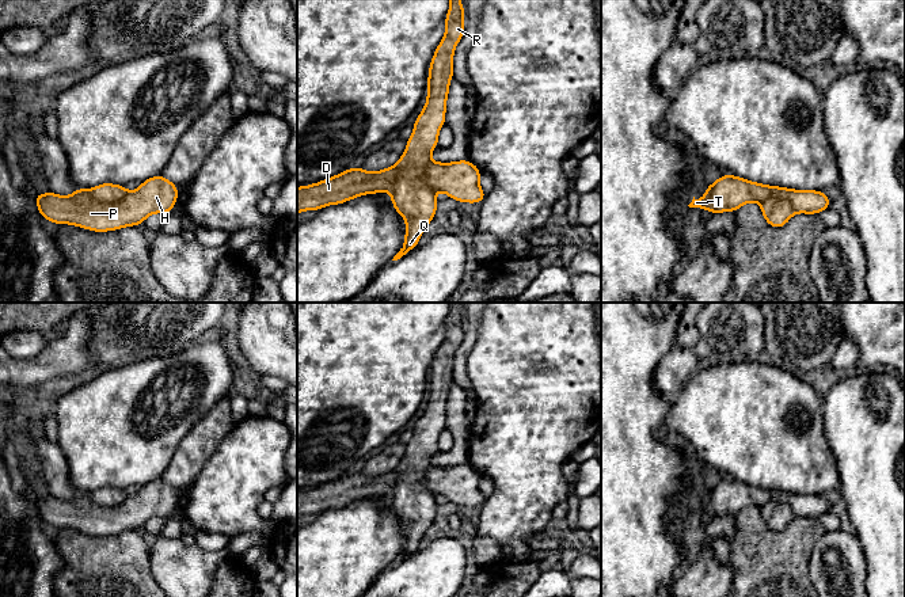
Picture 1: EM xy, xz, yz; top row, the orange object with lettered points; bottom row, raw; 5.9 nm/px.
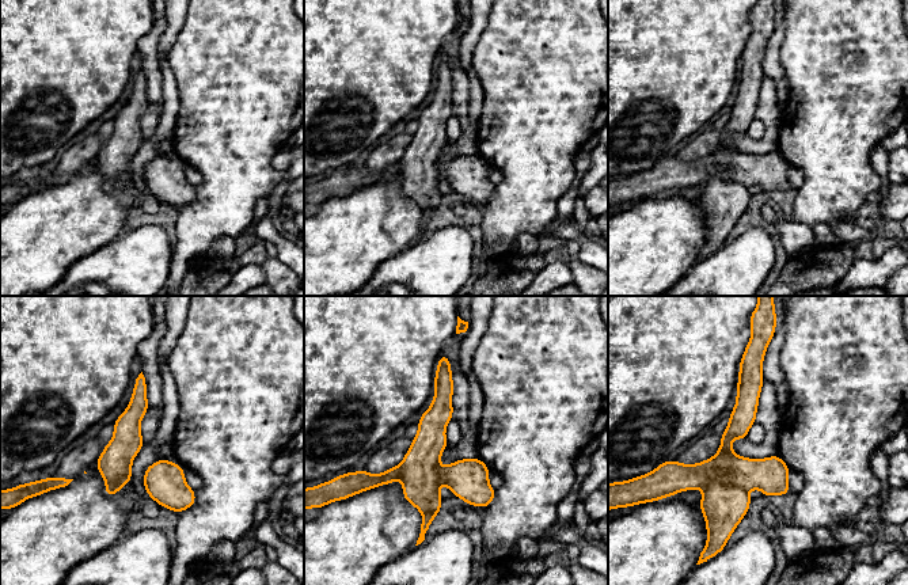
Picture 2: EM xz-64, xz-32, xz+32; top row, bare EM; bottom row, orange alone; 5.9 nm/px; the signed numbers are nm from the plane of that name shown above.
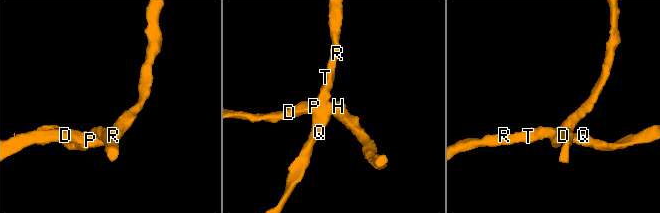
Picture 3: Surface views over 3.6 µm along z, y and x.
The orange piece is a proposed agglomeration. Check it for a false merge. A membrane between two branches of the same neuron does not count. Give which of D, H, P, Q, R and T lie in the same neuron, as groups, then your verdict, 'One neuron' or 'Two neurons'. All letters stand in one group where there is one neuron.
Groups: D H P / Q R T. Two neurons

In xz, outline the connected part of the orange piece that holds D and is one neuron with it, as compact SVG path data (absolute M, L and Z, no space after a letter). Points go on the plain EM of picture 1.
M396 469L377 476L366 476L360 471L347 472L322 486L297 491L297 518L304 514L319 514L327 509L339 509L364 498L391 495L398 480Z

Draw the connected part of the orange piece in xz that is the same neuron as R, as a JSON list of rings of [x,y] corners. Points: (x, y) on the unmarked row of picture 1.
[[[449,303],[445,339],[429,370],[427,404],[414,426],[414,434],[396,471],[399,480],[391,494],[392,510],[407,525],[406,544],[392,564],[400,563],[418,550],[426,531],[437,516],[437,502],[426,488],[425,471],[431,455],[438,450],[438,436],[445,429],[449,385],[453,383],[453,357],[464,338],[464,308]]]

